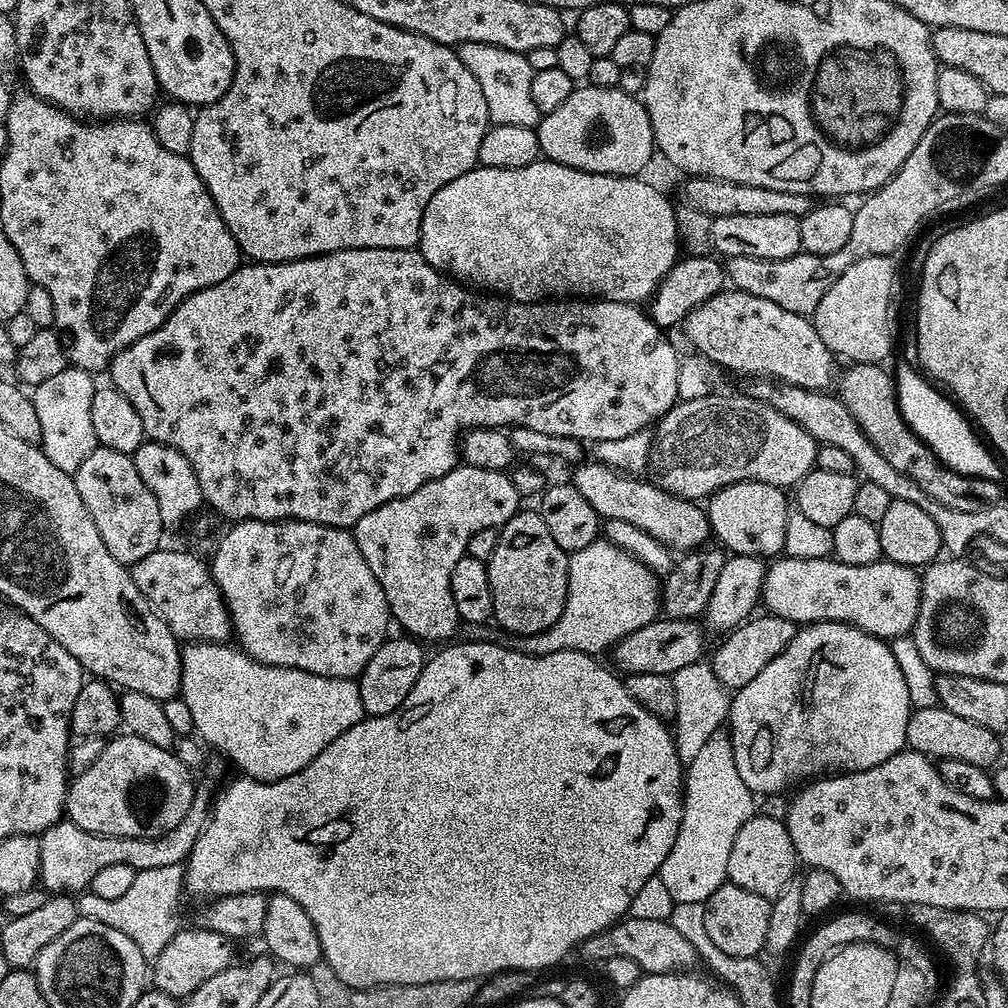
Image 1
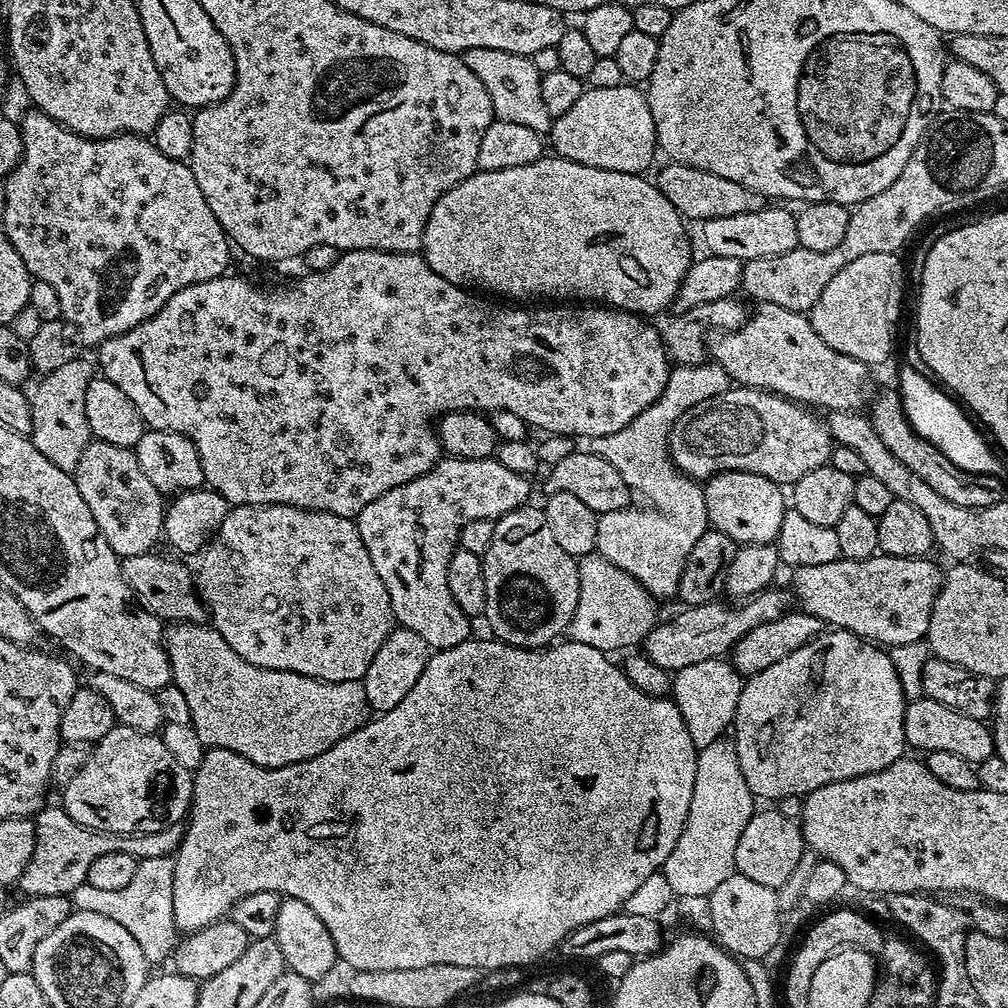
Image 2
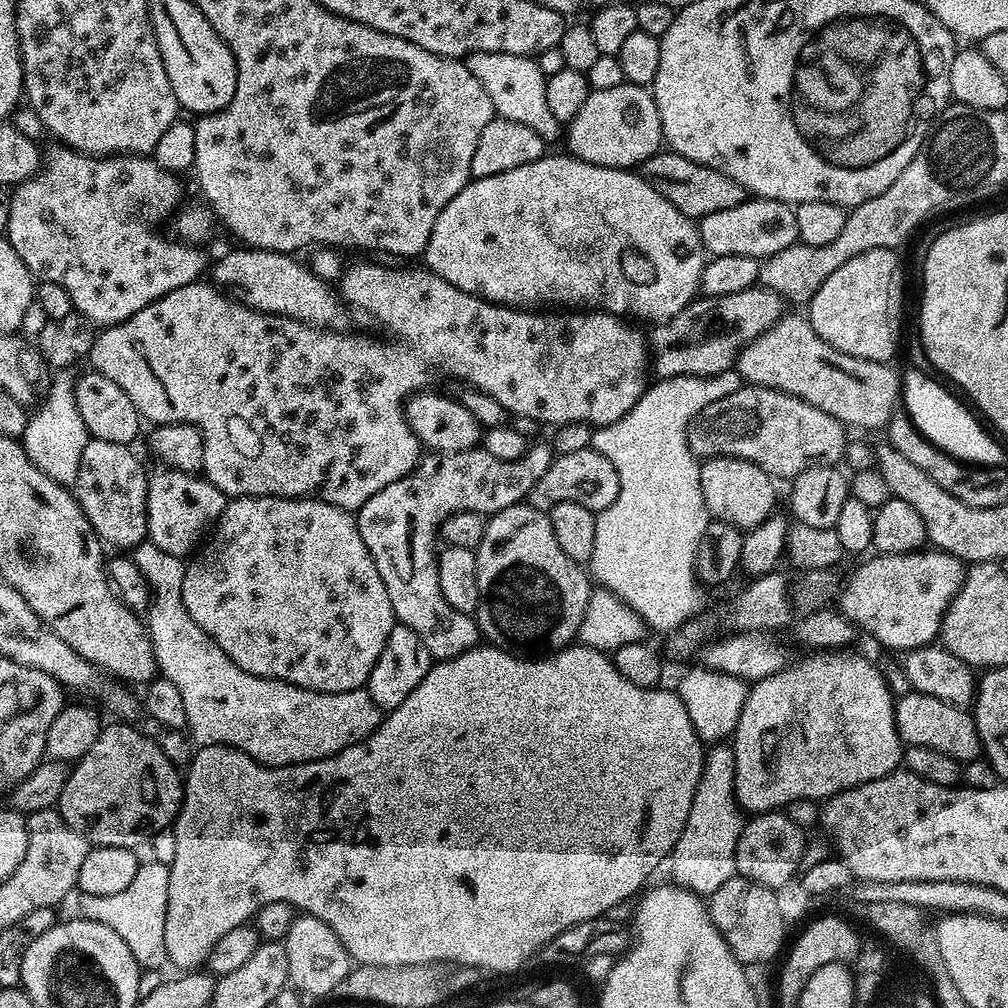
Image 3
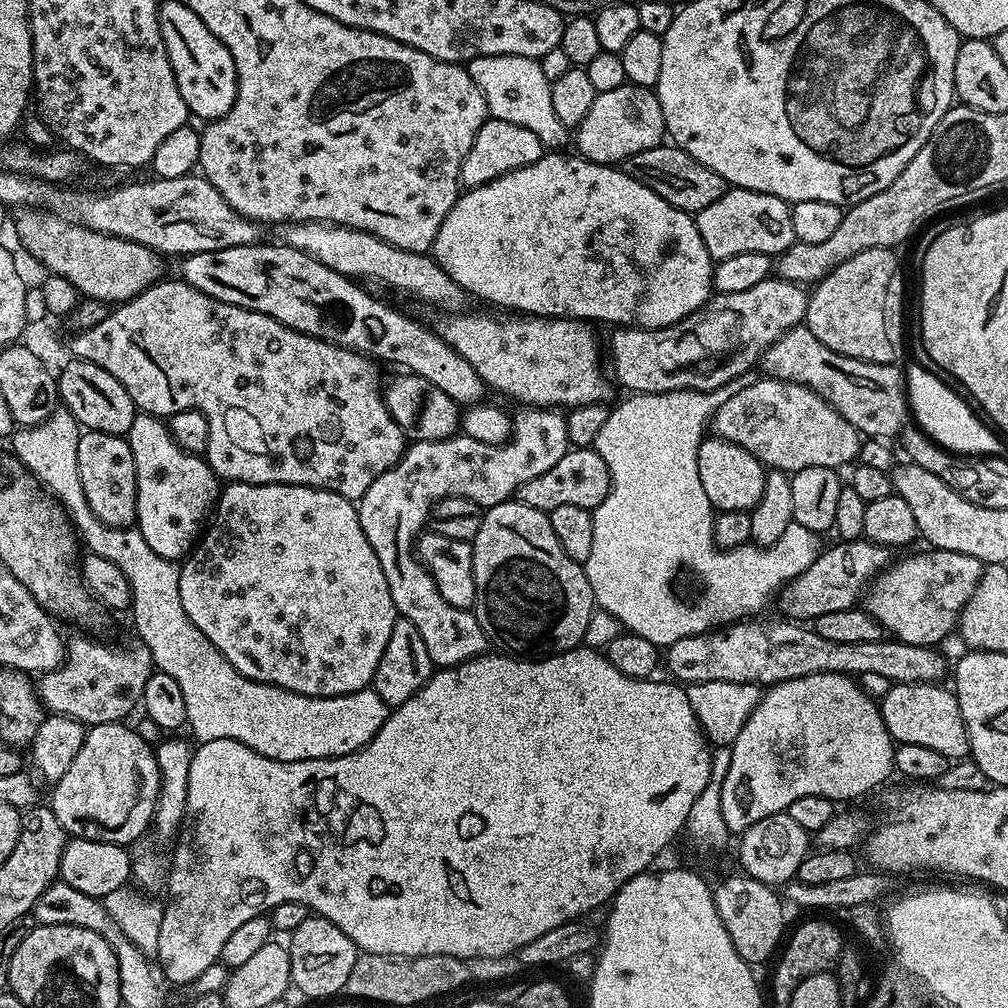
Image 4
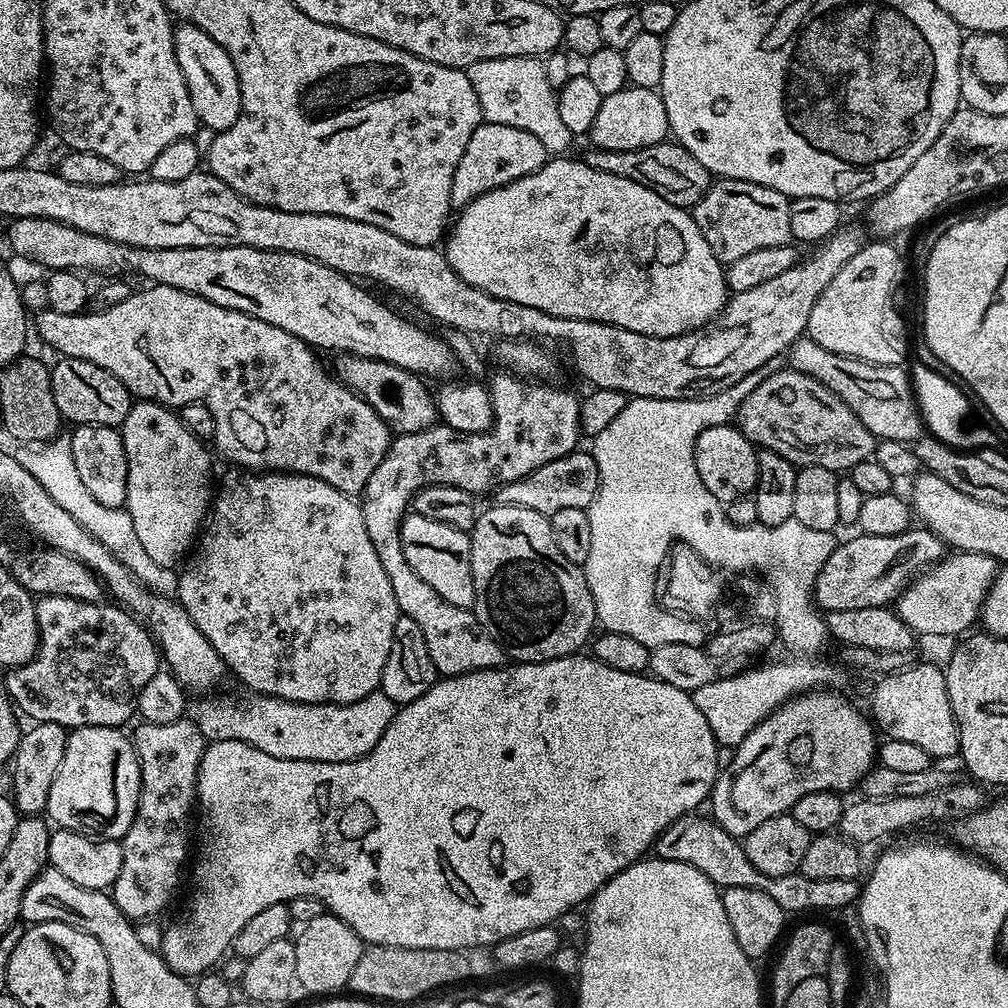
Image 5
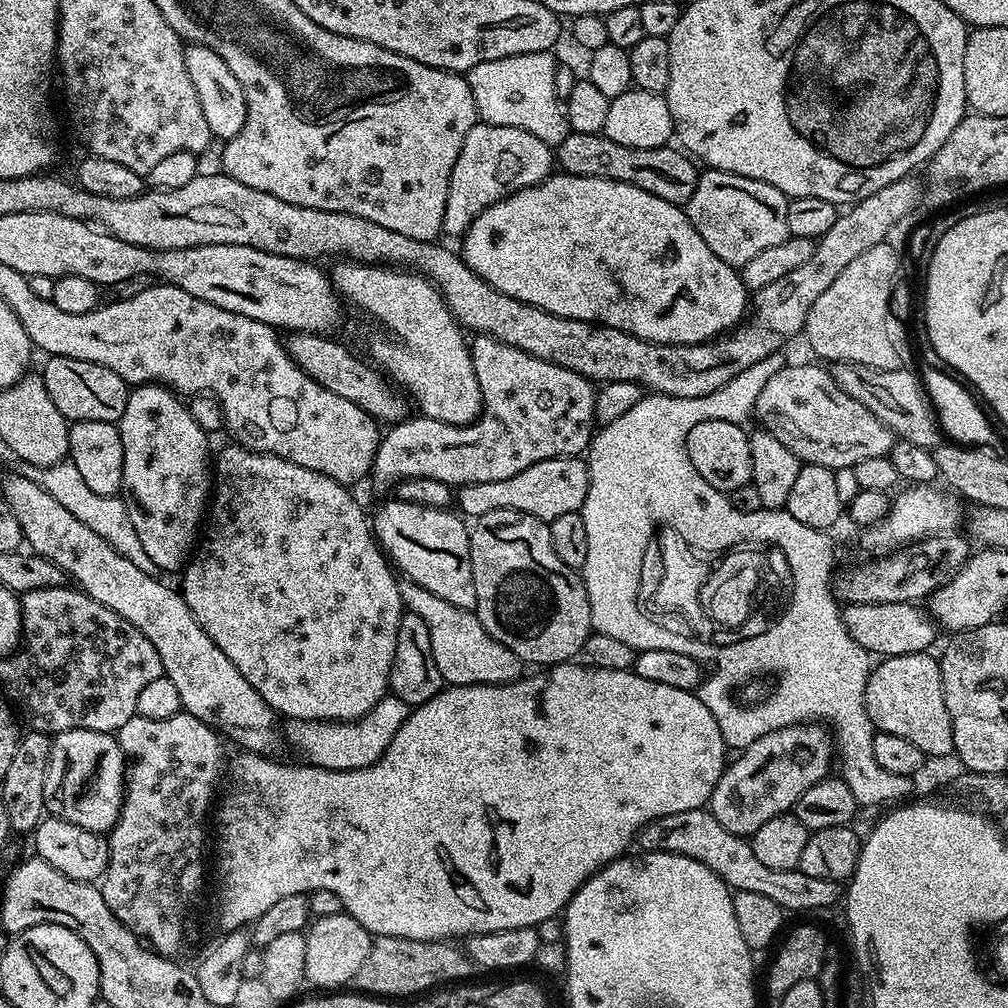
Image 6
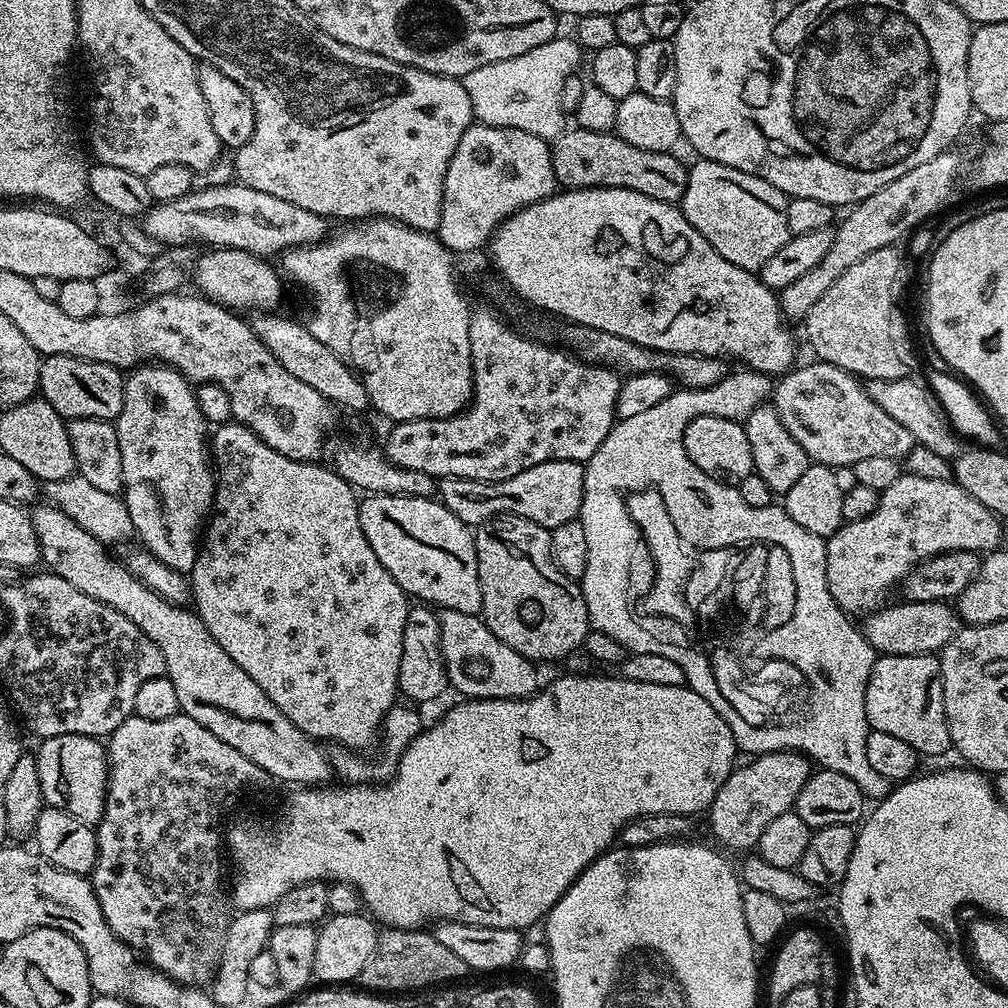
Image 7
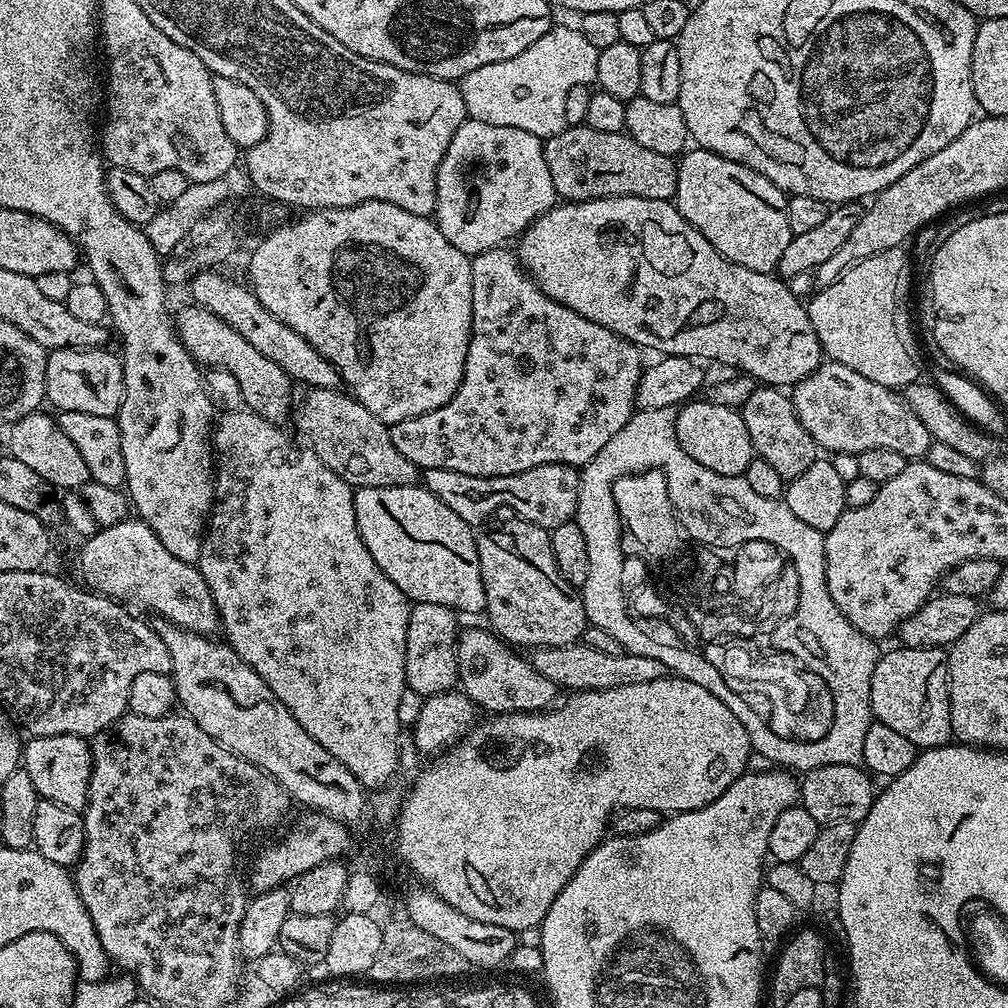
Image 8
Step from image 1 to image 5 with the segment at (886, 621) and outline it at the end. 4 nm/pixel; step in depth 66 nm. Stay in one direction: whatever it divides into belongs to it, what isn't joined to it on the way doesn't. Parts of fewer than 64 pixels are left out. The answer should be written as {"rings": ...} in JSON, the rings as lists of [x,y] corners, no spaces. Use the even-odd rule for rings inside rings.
{"rings":[[[953,551],[928,571],[921,572],[909,584],[906,591],[894,601],[894,611],[917,637],[959,637],[971,629],[968,627],[972,623],[980,620],[980,610],[984,607],[984,599],[997,571],[998,561],[986,554]]]}

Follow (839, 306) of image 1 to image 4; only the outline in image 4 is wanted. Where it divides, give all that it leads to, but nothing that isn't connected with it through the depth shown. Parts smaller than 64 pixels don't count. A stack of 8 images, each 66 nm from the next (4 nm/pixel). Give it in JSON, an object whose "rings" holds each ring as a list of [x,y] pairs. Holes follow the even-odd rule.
{"rings":[[[891,248],[862,250],[811,289],[806,326],[822,346],[871,364],[899,361],[904,352],[904,276],[896,254]]]}

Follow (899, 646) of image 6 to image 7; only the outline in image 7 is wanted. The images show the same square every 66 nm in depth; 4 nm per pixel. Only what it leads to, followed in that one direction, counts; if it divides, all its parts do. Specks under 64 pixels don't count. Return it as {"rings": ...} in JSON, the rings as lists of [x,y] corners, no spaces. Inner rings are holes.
{"rings":[[[908,600],[903,603],[889,603],[863,617],[862,631],[866,642],[870,642],[870,646],[878,654],[901,658],[936,654],[950,642],[950,638],[954,638],[954,634],[960,632],[960,614],[951,603],[942,600]]]}

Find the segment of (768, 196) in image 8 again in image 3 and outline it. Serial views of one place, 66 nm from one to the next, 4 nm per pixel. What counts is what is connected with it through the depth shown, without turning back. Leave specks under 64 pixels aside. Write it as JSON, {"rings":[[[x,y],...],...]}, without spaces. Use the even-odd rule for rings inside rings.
{"rings":[[[745,198],[741,204],[730,210],[718,210],[715,214],[701,216],[698,221],[700,241],[704,243],[705,253],[712,256],[726,254],[746,254],[763,258],[778,254],[778,250],[786,250],[786,246],[797,243],[796,214],[783,200],[766,200],[763,198]]]}

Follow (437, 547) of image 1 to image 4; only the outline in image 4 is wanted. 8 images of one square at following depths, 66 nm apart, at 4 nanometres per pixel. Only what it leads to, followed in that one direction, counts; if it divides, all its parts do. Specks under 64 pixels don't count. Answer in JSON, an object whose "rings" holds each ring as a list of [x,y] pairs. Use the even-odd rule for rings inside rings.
{"rings":[[[524,406],[519,409],[520,416],[528,420],[517,427],[511,437],[504,444],[487,444],[478,442],[474,438],[457,434],[445,440],[418,440],[409,443],[400,460],[393,468],[387,468],[362,494],[358,501],[356,513],[362,522],[362,534],[366,534],[366,542],[374,546],[374,554],[378,554],[378,566],[382,566],[382,574],[386,574],[386,582],[390,586],[390,598],[394,598],[397,613],[403,619],[414,622],[418,634],[422,634],[422,642],[426,642],[426,650],[430,654],[433,665],[437,669],[452,668],[475,656],[483,656],[489,651],[488,635],[482,630],[475,611],[467,608],[455,608],[438,594],[438,586],[427,568],[420,563],[417,552],[418,537],[425,531],[428,515],[432,513],[432,506],[437,500],[447,496],[461,496],[470,498],[480,508],[493,508],[513,499],[519,493],[523,484],[530,482],[530,478],[538,478],[538,474],[546,474],[550,466],[558,463],[570,450],[568,435],[566,434],[565,413],[555,408],[534,408]]]}

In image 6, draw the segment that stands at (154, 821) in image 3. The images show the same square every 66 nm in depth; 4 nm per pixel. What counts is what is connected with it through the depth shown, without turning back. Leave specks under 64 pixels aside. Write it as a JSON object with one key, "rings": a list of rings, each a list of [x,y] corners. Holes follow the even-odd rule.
{"rings":[[[66,730],[55,733],[44,783],[44,807],[48,816],[74,822],[82,830],[107,834],[120,817],[126,787],[126,761],[120,741],[111,732]]]}

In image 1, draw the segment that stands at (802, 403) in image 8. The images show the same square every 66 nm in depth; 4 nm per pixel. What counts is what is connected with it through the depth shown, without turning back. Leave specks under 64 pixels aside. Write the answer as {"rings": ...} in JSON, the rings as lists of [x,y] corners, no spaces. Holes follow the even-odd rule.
{"rings":[[[709,394],[693,400],[680,400],[669,410],[654,428],[654,468],[660,475],[659,487],[673,492],[684,500],[703,501],[718,490],[734,482],[766,482],[775,488],[791,489],[801,478],[816,467],[816,439],[798,422],[786,418],[766,400],[755,400],[752,396],[716,396]]]}

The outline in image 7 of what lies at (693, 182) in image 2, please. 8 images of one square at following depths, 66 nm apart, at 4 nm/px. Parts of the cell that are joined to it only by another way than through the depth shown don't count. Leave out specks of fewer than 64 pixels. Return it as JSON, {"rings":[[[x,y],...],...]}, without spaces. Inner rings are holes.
{"rings":[[[569,127],[551,141],[552,165],[557,185],[570,188],[629,188],[638,194],[676,204],[684,197],[688,168],[672,152],[638,150],[612,132],[591,132]]]}

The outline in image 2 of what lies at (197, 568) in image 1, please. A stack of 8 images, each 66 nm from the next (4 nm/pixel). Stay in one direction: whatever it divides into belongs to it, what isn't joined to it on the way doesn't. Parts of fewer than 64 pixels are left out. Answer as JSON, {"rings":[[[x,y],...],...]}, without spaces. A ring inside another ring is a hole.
{"rings":[[[143,552],[137,556],[126,556],[121,559],[120,573],[124,576],[126,586],[130,586],[137,604],[154,614],[162,622],[177,624],[201,624],[206,620],[206,609],[200,601],[196,590],[193,569],[187,568],[179,559],[166,560],[152,552]]]}

